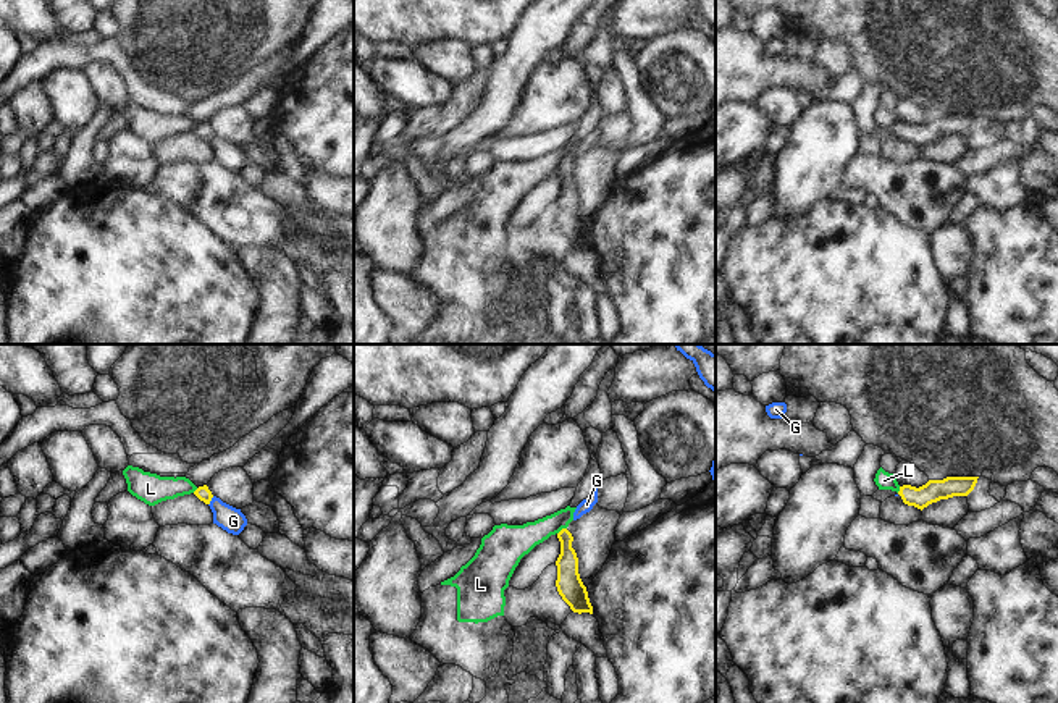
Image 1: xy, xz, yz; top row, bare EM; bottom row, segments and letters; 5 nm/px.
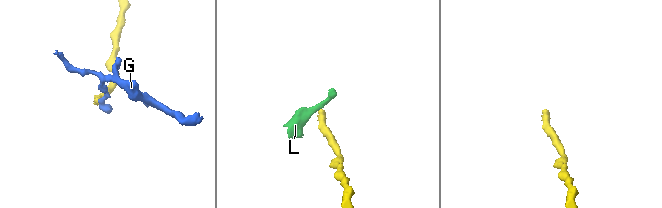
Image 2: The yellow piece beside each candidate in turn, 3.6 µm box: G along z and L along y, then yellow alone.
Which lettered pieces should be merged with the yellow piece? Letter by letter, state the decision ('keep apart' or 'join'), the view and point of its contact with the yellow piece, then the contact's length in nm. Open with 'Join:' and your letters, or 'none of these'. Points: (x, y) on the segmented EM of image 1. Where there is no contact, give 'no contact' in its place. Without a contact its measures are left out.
Join: none of these
G: keep apart; contact xy (210, 500); length 50 nm
L: keep apart; contact xz (561, 530); length 60 nm

